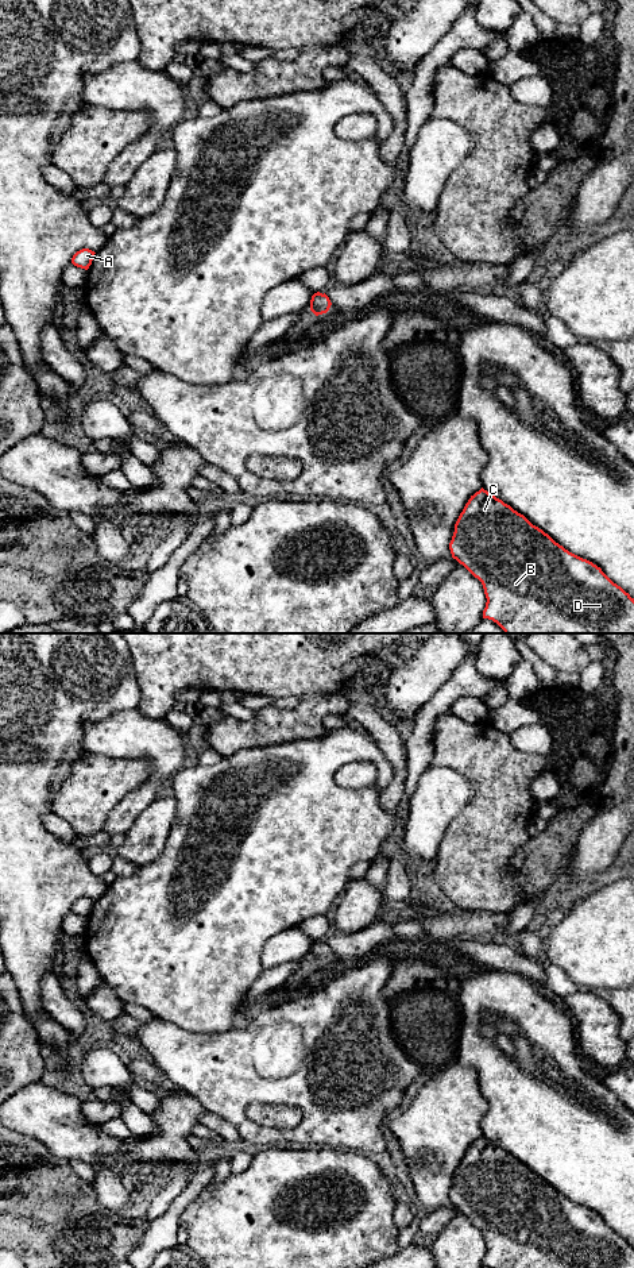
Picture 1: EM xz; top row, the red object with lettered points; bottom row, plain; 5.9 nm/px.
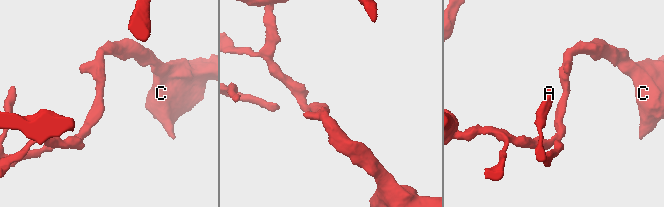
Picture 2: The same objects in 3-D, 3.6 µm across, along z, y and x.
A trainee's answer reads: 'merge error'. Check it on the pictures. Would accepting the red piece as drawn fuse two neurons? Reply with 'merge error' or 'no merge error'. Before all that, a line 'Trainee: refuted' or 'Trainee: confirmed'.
Trainee: refuted
no merge error

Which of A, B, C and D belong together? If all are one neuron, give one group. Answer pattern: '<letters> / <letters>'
A B C D

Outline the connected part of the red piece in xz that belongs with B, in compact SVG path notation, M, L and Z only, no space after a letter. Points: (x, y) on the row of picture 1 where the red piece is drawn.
M483 487L471 496L460 513L455 524L455 532L449 543L449 550L452 558L463 564L483 585L487 598L483 618L496 623L505 633L634 633L634 598L631 598L629 593L614 583L600 567L565 550L548 533L533 525L523 514L518 513L510 505L505 504Z

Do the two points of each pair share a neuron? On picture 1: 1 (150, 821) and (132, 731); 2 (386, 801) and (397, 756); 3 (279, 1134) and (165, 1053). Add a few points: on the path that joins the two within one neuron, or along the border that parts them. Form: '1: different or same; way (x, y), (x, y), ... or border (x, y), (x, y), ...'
1: different; border (157, 798), (127, 831)
2: same; way (395, 790), (398, 767)
3: same; way (251, 1130), (193, 1072)

